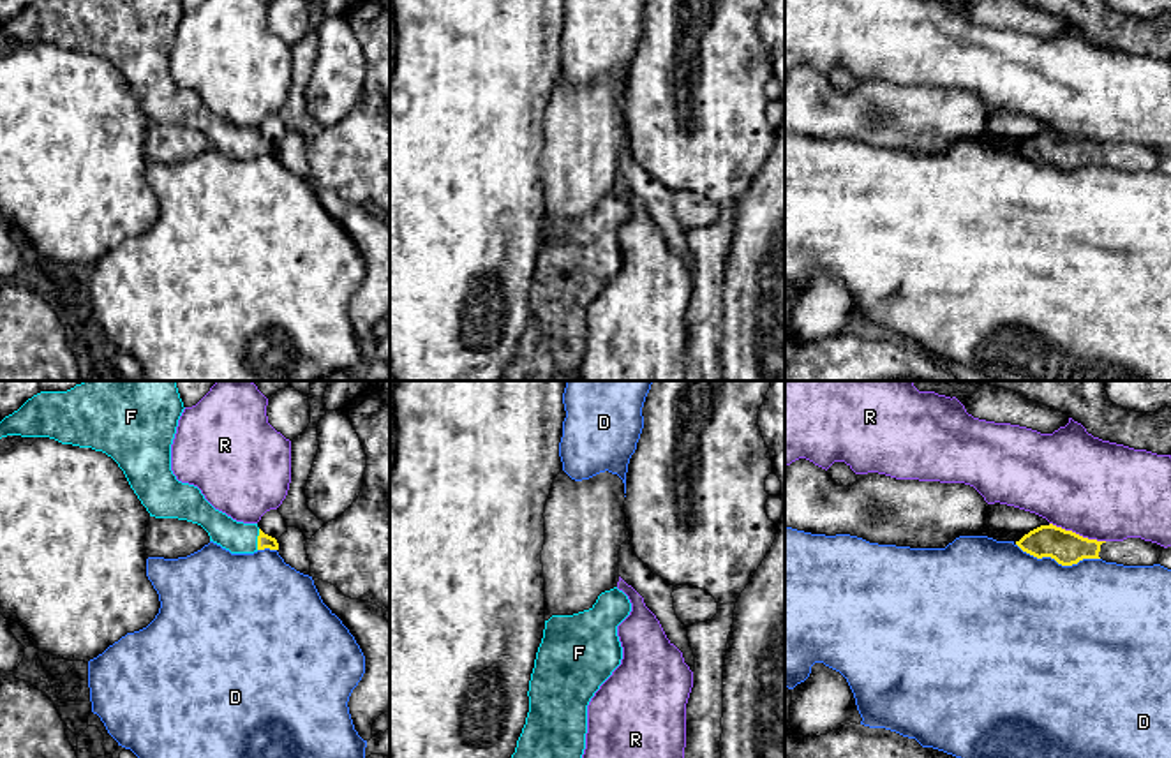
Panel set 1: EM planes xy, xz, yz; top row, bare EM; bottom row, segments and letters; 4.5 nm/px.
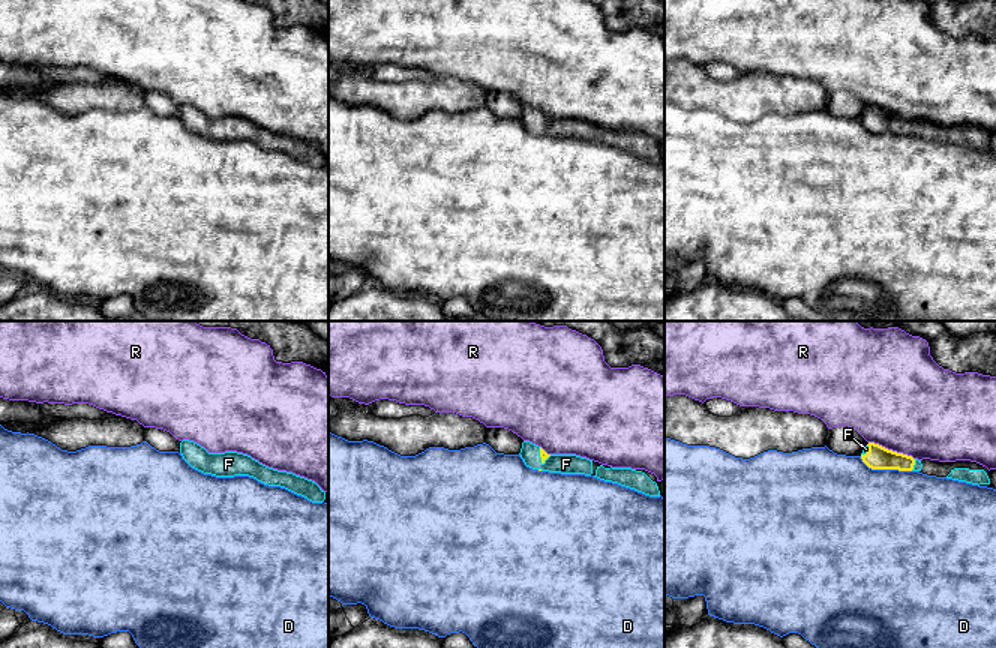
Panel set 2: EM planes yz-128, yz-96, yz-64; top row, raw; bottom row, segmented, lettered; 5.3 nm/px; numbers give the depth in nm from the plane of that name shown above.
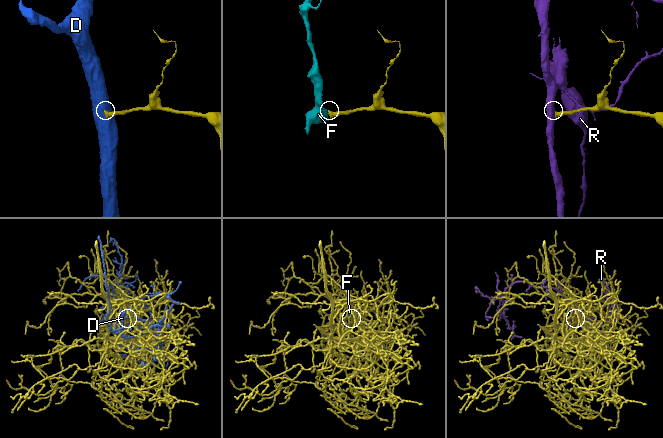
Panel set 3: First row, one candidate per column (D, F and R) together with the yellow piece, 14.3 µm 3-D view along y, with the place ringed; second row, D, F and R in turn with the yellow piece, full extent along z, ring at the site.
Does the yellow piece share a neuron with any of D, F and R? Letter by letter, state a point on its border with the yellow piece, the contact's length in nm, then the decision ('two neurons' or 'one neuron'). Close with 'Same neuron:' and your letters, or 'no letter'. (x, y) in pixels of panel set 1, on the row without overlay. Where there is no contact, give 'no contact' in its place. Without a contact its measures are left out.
D: contact yz (1059, 168); length 400 nm; two neurons
F: contact xy (258, 145); length 100 nm; one neuron
R: contact yz (1078, 140); length 280 nm; two neurons
Same neuron: F

